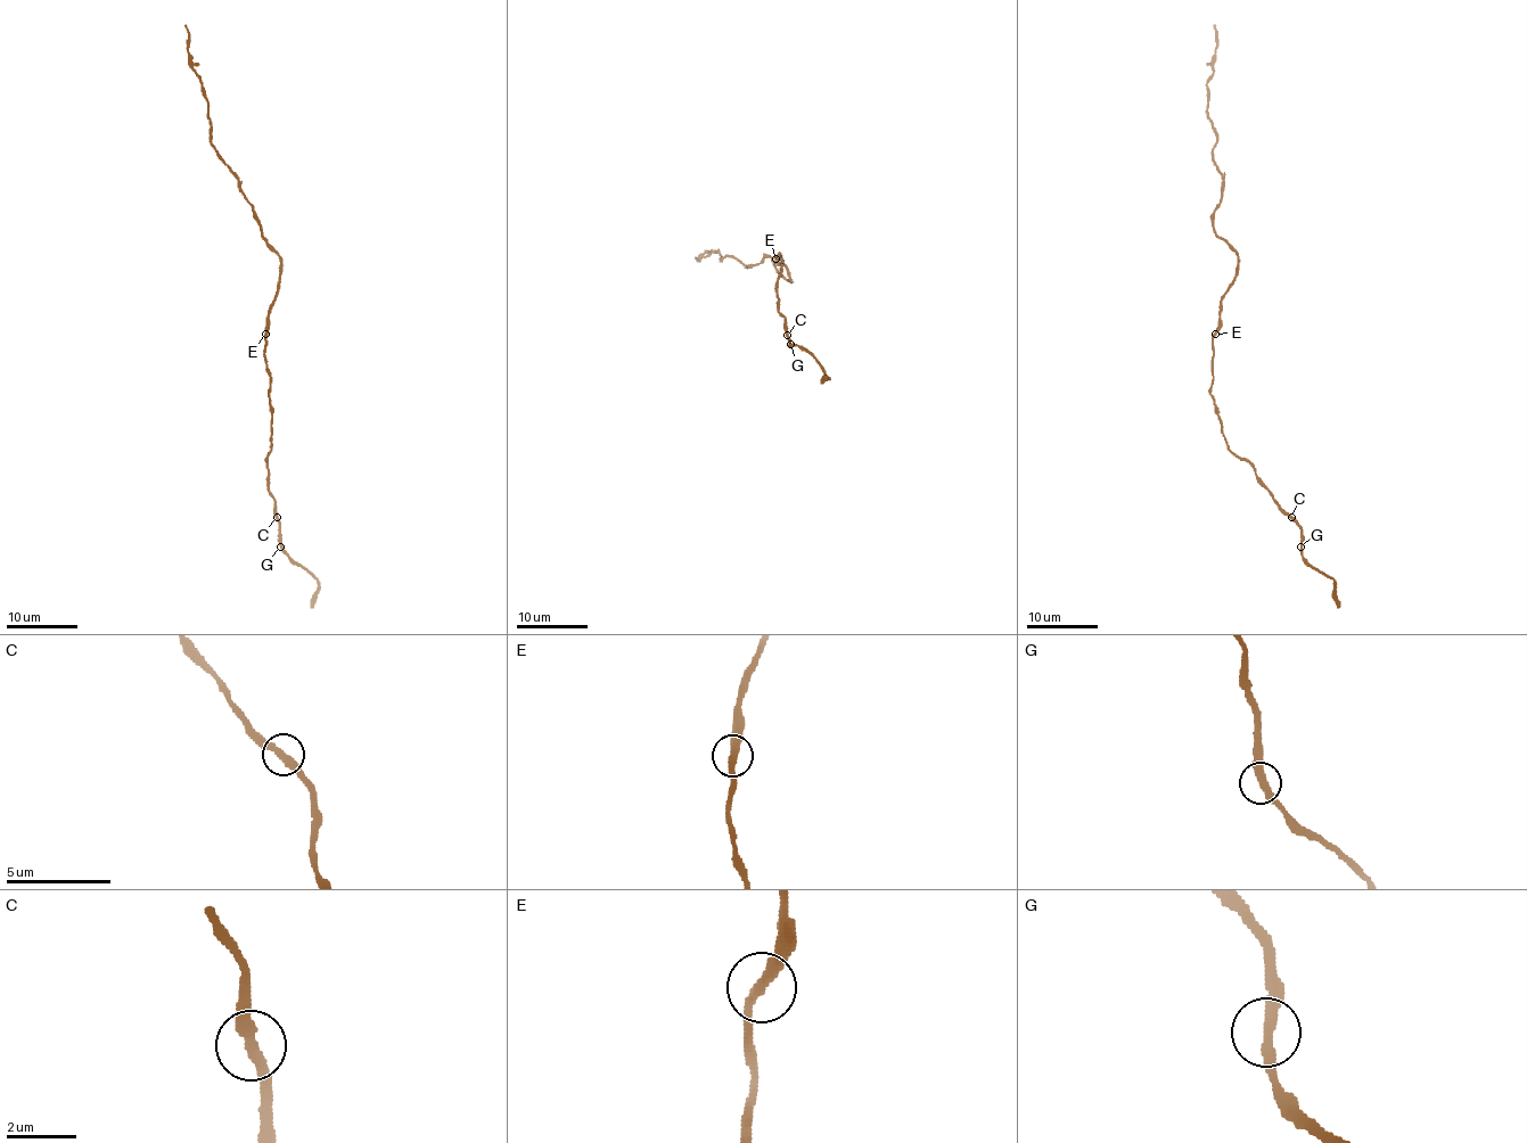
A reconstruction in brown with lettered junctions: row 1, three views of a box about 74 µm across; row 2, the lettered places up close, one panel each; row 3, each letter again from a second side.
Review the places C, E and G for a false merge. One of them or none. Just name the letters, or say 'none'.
none

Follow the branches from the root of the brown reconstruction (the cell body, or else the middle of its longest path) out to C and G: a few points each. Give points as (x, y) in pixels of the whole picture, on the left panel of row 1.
C: (268, 323), (264, 353), (271, 406), (268, 490), (274, 501), (277, 517)
G: (268, 323), (264, 353), (271, 406), (268, 490), (274, 501), (280, 547)

